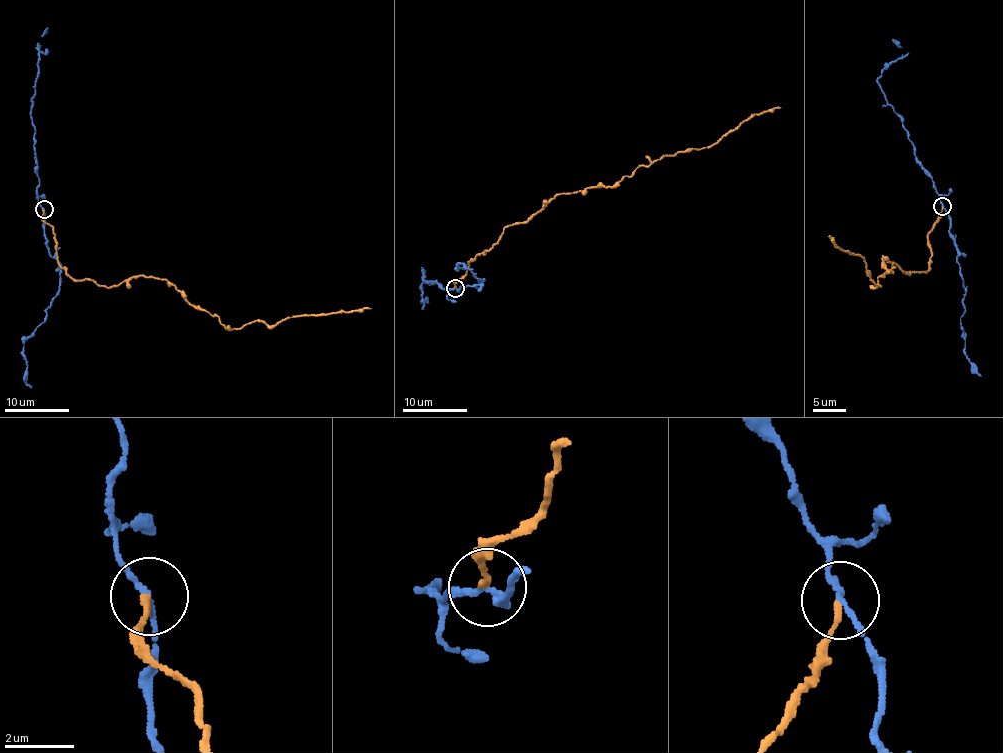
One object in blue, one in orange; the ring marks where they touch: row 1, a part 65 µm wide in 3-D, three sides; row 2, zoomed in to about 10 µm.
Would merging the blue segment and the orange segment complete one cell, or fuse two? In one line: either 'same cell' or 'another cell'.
another cell

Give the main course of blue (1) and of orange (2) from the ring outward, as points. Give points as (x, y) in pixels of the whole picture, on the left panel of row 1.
1: (44, 210), (37, 195), (40, 179), (31, 107), (38, 44), (47, 27)
2: (44, 210), (57, 263), (68, 276), (109, 287), (138, 276), (166, 279), (228, 329), (371, 308)

